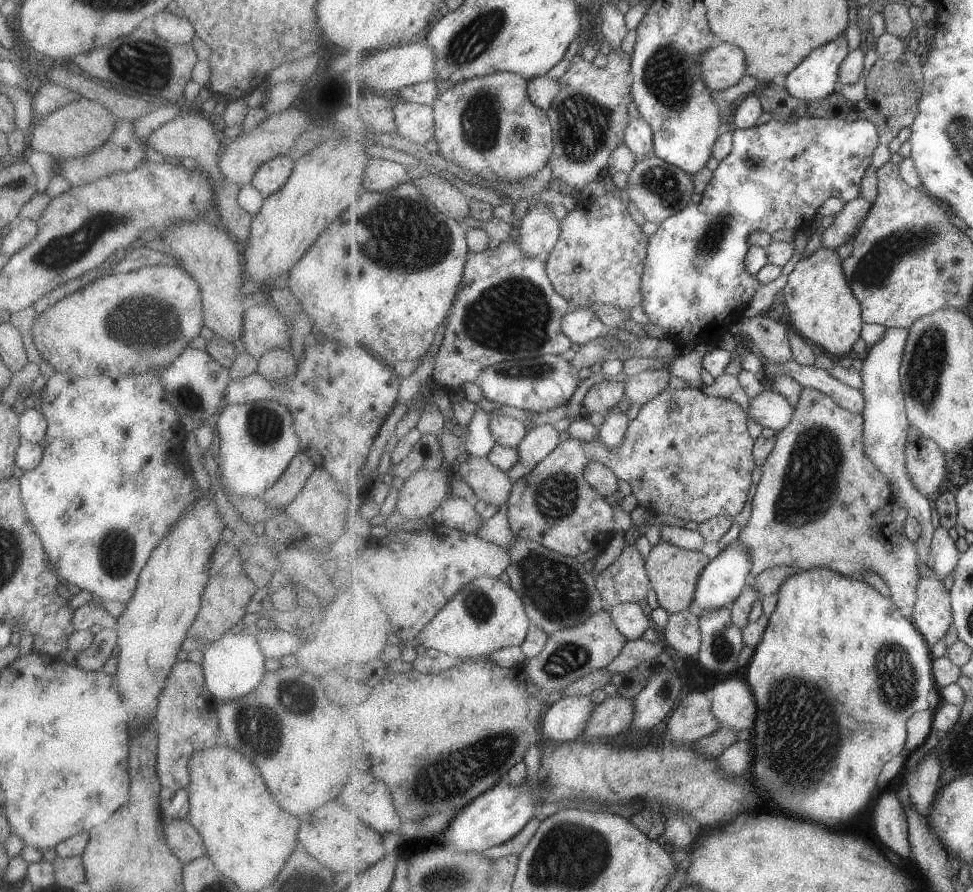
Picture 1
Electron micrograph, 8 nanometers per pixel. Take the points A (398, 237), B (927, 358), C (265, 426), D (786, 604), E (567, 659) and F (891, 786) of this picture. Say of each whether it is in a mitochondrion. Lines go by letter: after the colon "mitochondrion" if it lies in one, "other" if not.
A: mitochondrion
B: mitochondrion
C: mitochondrion
D: other
E: mitochondrion
F: other

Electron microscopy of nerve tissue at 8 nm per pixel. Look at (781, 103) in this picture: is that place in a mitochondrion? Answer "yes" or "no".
no

